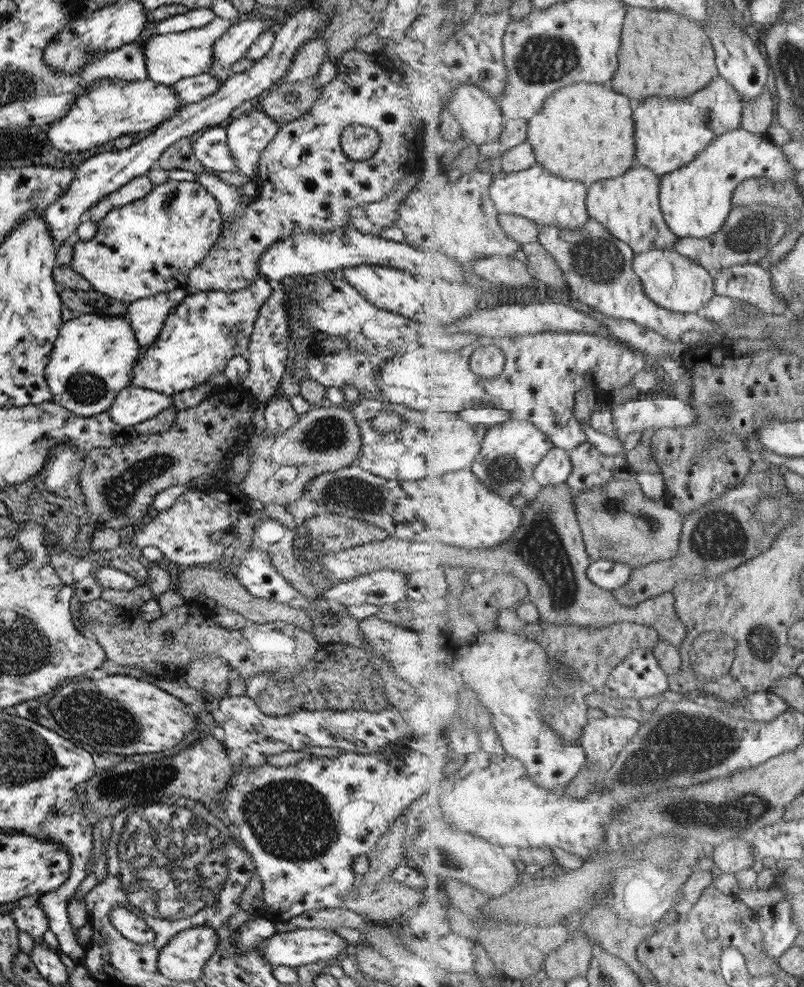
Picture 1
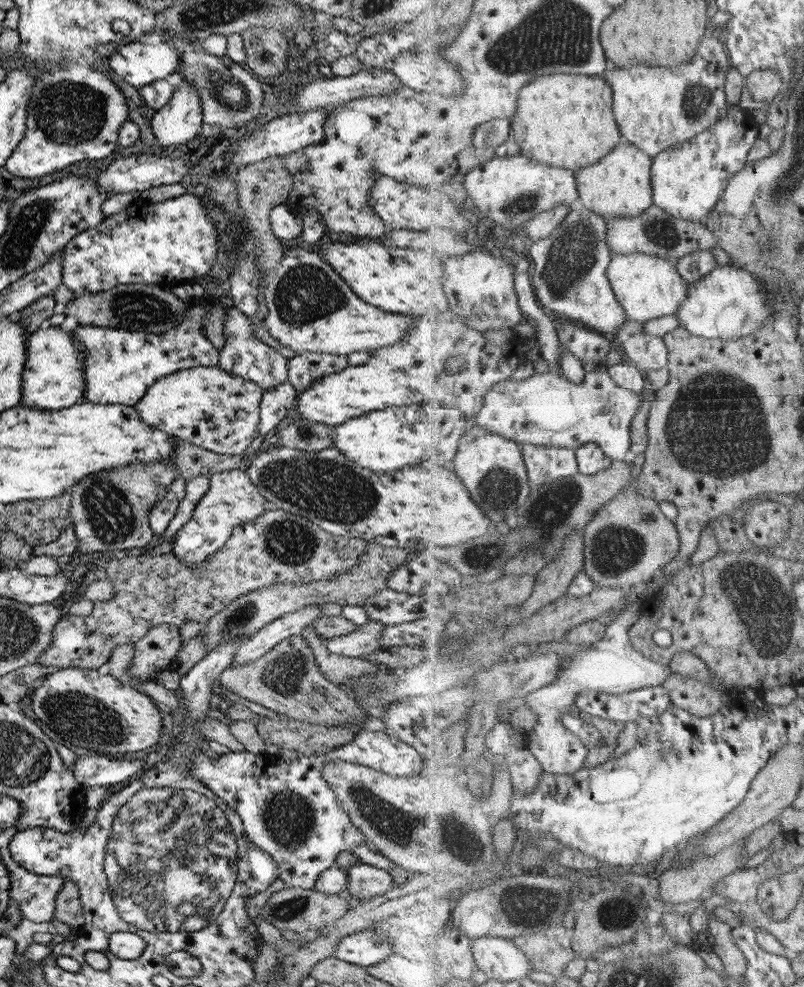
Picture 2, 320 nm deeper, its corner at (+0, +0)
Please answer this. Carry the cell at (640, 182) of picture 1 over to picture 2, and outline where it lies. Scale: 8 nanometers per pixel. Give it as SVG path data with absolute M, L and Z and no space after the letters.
M624 140L597 164L576 172L579 188L579 206L609 220L611 218L635 218L647 212L653 205L651 170L654 160L649 153Z

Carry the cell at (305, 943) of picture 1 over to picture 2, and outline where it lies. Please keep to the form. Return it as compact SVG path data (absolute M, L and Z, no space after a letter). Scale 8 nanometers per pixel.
M371 929L348 934L337 943L332 956L361 967L379 964L391 954L387 938Z

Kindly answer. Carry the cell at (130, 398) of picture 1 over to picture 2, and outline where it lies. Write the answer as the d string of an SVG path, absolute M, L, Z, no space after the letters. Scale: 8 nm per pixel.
M218 364L212 367L200 366L178 370L158 378L147 388L133 408L145 424L166 432L171 438L177 437L181 441L199 446L216 455L242 455L243 450L255 441L253 434L259 424L259 403L263 391L258 384L232 375L225 369L219 368Z

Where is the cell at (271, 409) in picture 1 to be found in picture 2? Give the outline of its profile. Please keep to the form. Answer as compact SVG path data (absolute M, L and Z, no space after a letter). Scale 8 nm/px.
M231 307L224 313L222 322L224 345L218 350L219 368L225 369L232 375L243 377L258 384L264 391L286 381L286 358L271 346L264 344L254 337L249 317L246 317L237 308Z

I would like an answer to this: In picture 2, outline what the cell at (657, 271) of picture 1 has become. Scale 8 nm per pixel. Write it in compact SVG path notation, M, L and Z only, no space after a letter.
M613 253L607 276L628 318L642 323L675 315L689 296L689 285L678 273L676 263L657 255Z

